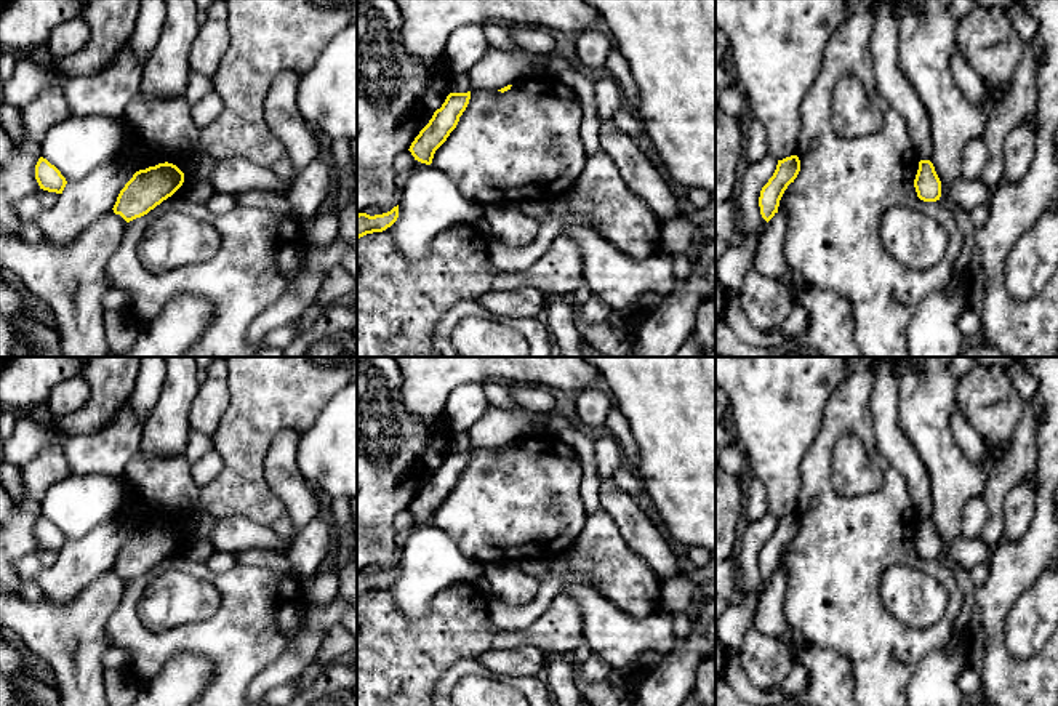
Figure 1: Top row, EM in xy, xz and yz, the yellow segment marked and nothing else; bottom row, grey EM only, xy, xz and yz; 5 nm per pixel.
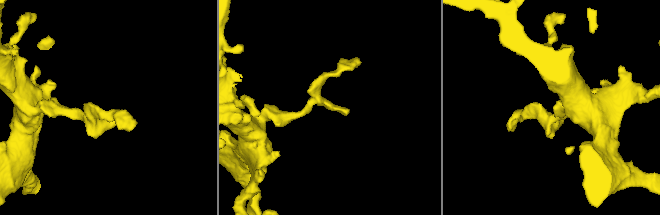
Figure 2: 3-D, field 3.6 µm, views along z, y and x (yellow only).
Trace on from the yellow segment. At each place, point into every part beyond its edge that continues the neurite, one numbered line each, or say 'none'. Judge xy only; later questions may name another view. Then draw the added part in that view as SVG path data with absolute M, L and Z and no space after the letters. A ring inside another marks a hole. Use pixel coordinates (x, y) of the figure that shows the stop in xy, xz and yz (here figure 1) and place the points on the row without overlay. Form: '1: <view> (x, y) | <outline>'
none

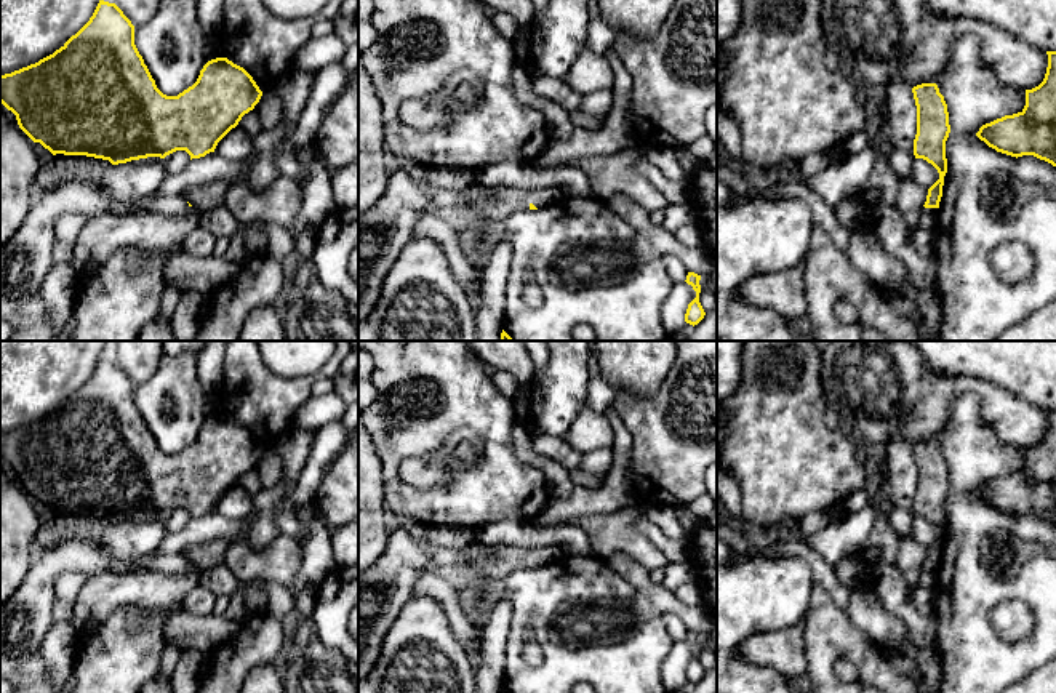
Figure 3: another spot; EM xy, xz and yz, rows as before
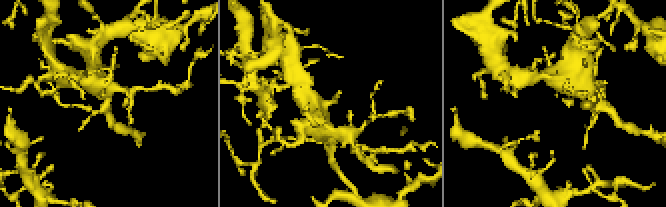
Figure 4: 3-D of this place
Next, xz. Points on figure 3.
1: xz (506, 559) | M474 541L472 544L480 544ZM485 546L488 549L488 557L480 555L474 559L469 565L480 570L485 576L494 578L507 575L514 570L526 570L533 562L538 568L549 563L562 560L565 555L560 546L542 546L534 549L525 549L518 546Z

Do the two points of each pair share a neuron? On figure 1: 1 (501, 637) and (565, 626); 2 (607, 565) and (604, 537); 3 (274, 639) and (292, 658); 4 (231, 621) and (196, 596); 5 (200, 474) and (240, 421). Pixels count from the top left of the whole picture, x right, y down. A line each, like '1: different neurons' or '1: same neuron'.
1: same neuron
2: same neuron
3: different neurons
4: different neurons
5: different neurons

